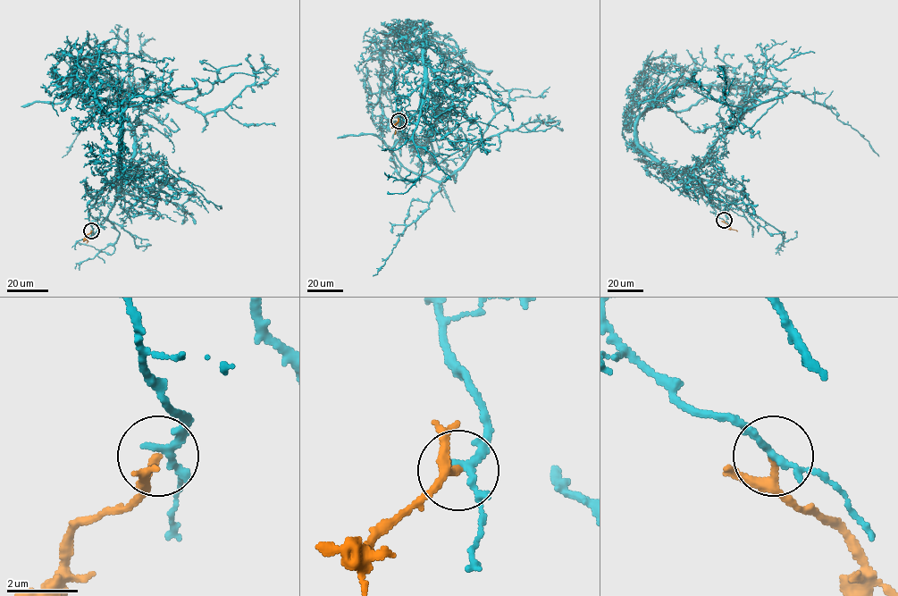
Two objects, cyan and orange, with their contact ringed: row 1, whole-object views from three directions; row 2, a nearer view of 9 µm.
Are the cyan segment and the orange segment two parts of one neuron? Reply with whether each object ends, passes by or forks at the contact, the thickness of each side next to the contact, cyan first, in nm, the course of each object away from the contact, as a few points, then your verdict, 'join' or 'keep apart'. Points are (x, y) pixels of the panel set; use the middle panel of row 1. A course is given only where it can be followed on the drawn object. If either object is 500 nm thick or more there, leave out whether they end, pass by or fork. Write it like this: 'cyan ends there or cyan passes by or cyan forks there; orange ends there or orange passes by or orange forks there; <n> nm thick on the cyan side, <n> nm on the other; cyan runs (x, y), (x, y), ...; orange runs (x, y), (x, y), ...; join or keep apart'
cyan passes by; orange passes by; 200 nm thick on the cyan side, 170 nm on the other; cyan runs (398, 121), (423, 32), (393, 87), (407, 169), (444, 180), (547, 115); orange runs (398, 121), (394, 124), (394, 134); keep apart

